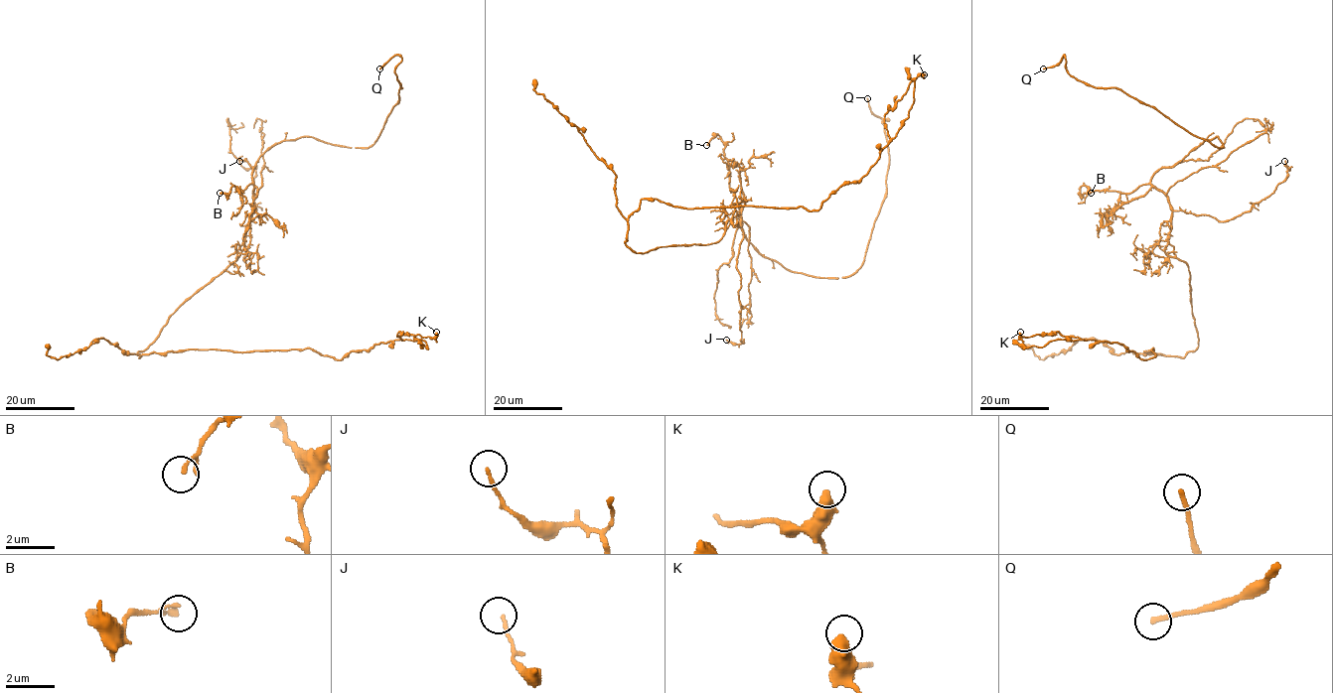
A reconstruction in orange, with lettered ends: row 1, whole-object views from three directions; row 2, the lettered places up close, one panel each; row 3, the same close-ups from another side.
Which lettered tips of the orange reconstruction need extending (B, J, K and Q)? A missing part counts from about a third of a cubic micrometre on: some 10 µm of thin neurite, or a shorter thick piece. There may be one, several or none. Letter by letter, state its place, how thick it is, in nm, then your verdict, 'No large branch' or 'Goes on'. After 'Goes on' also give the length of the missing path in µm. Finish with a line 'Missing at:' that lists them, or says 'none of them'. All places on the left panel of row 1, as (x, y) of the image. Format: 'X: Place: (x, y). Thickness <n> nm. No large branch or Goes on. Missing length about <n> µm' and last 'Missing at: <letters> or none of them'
B: Place: (220, 193). Thickness 130 nm. No large branch
J: Place: (239, 161). Thickness 120 nm. No large branch
K: Place: (436, 332). Thickness 500 nm. No large branch
Q: Place: (379, 69). Thickness 200 nm. Goes on. Missing length about 25 µm
Missing at: Q

